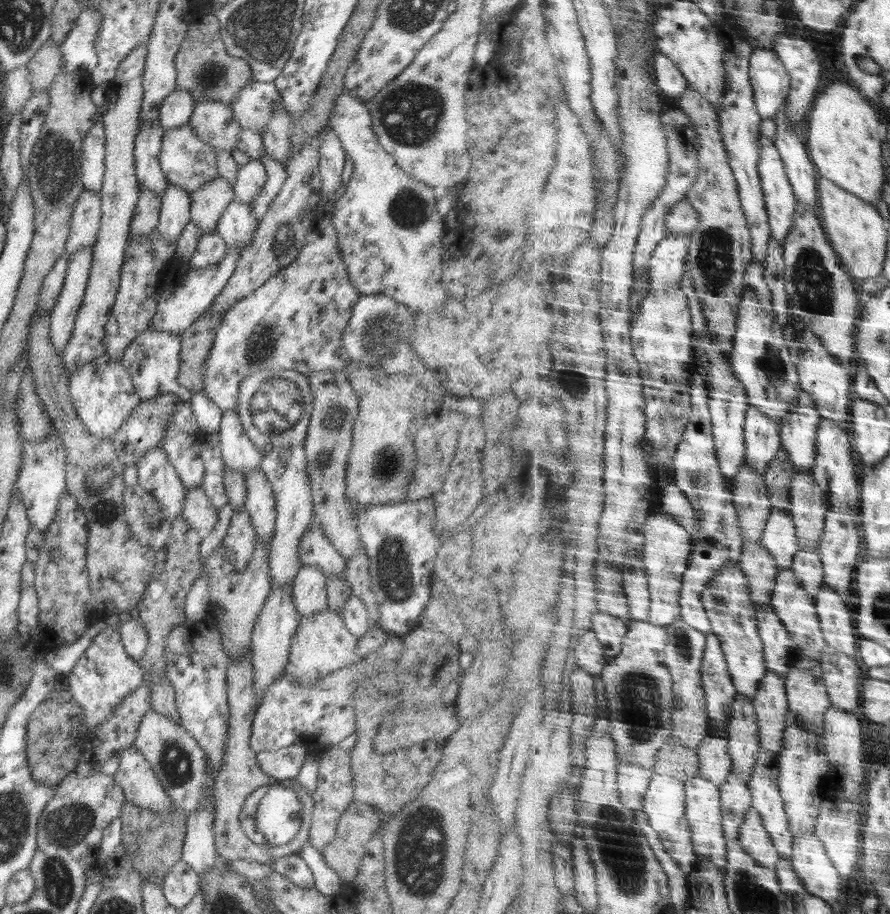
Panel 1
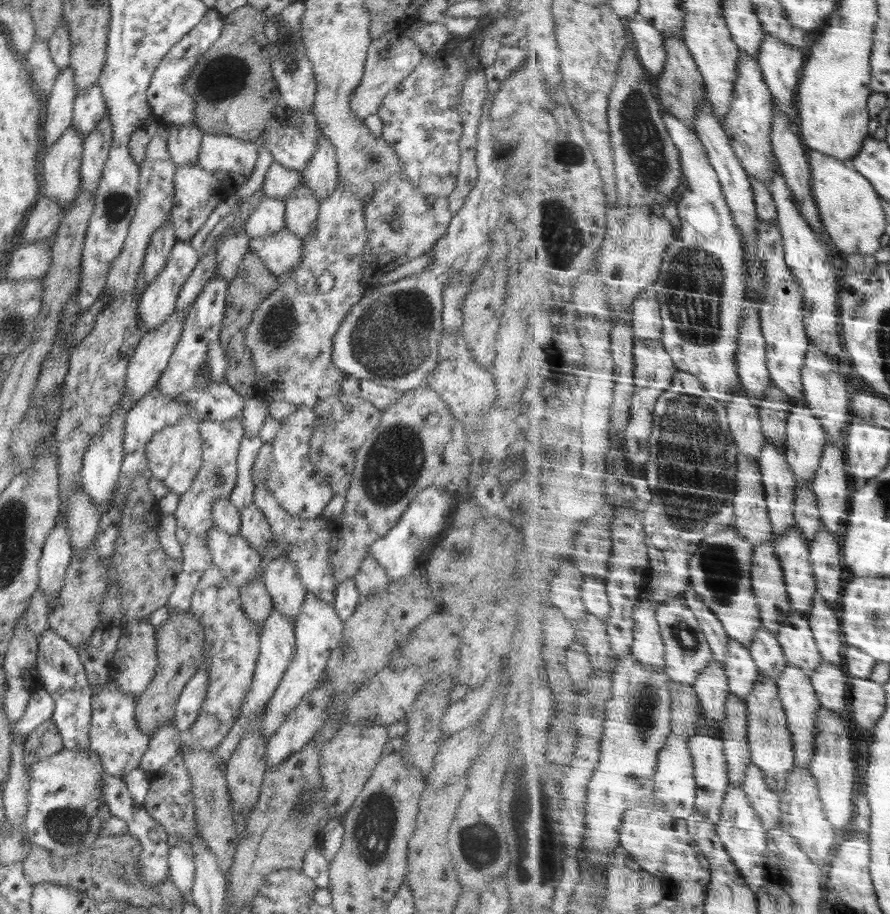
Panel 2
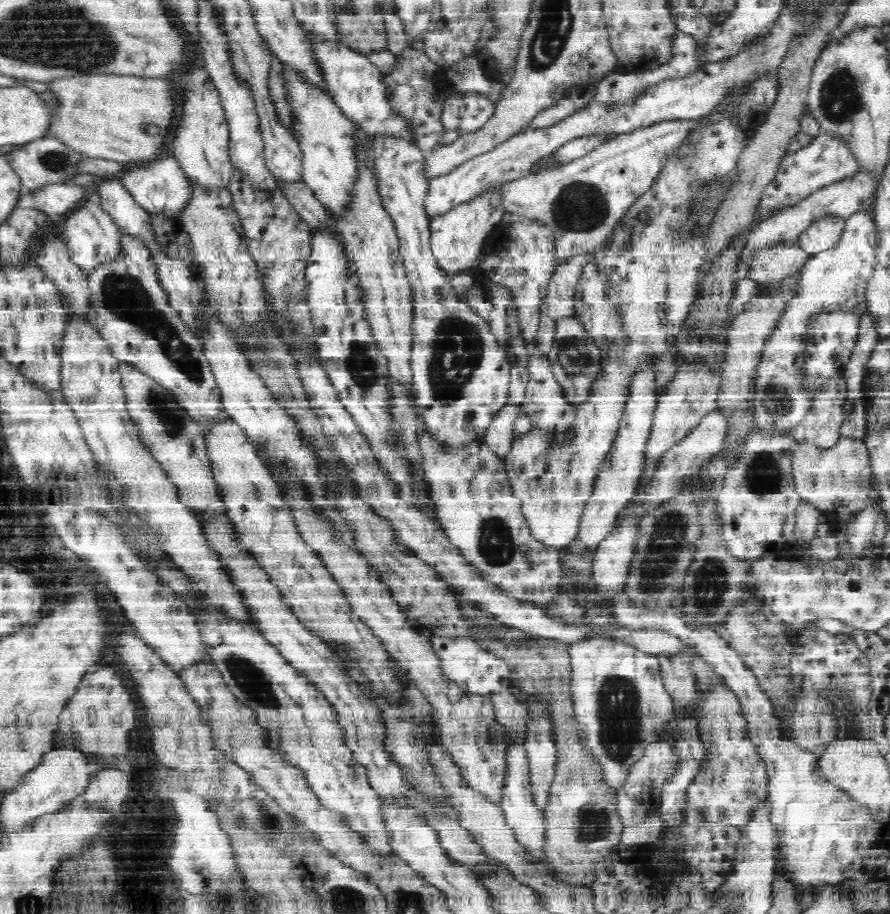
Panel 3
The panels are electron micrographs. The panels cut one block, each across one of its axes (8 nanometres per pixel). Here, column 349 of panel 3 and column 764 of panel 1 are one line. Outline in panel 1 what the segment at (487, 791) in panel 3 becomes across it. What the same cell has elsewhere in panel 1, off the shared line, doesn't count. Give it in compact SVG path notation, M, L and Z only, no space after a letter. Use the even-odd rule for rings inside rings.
M744 539L742 566L748 578L752 578L752 598L756 598L756 604L772 600L780 572L775 555L763 542Z

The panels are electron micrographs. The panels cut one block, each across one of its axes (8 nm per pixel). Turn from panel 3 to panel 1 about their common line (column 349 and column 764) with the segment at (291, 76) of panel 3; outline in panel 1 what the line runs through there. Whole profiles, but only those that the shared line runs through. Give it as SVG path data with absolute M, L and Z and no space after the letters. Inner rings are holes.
M764 119L760 147L763 147L763 160L760 161L760 174L764 184L764 194L767 195L768 213L771 218L773 236L783 245L788 240L788 235L795 228L796 210L799 208L799 199L796 196L795 186L788 176L788 169L784 157L780 153L777 138L779 135L779 123L774 119Z

